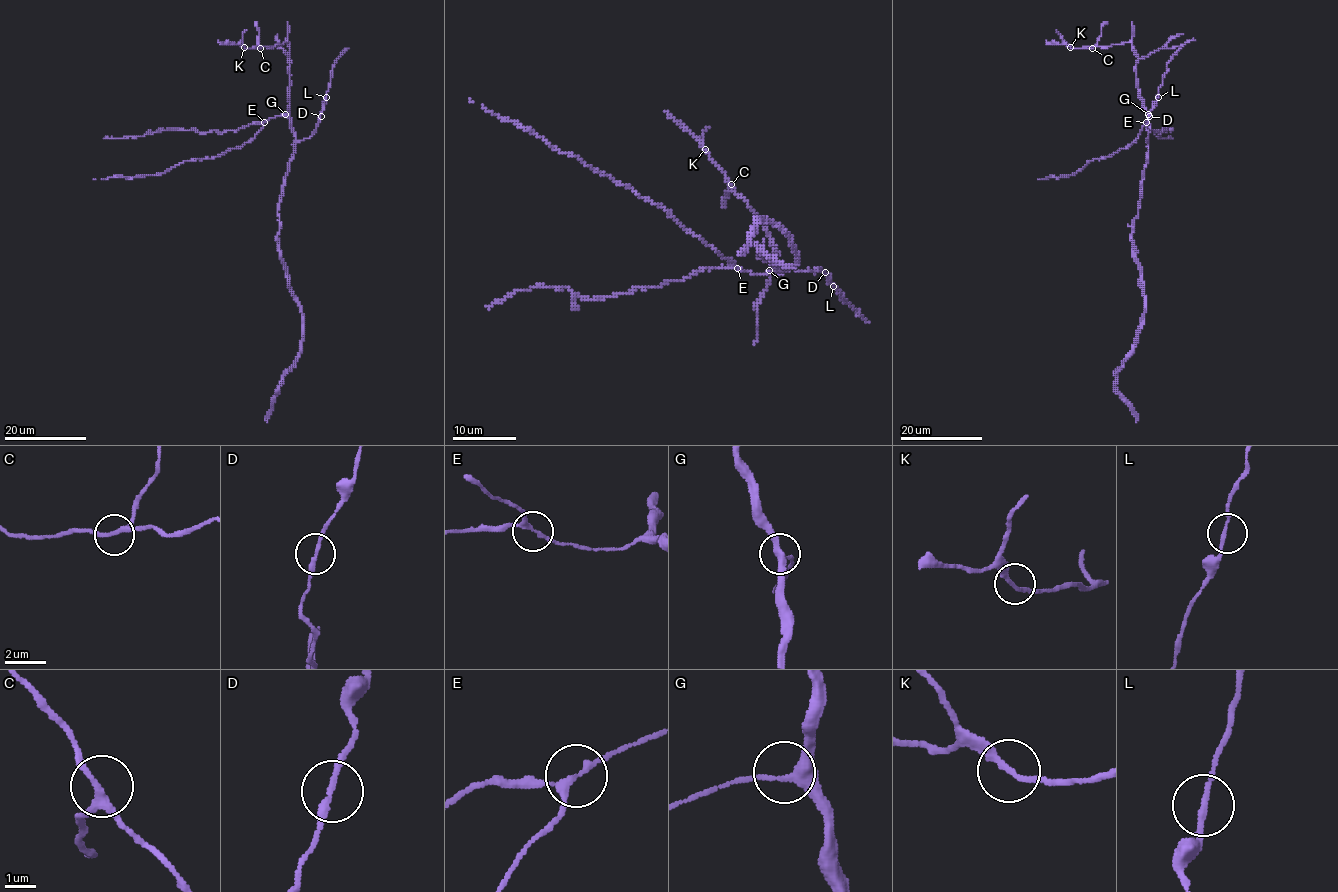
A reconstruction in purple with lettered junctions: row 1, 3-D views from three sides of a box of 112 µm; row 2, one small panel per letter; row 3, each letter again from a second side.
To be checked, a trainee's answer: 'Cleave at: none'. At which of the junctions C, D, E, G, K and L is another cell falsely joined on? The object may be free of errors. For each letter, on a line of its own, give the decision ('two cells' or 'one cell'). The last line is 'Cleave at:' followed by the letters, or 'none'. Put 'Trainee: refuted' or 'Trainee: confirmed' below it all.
C: one cell
D: one cell
E: one cell
G: one cell
K: one cell
L: one cell
Cleave at: none
Trainee: confirmed

